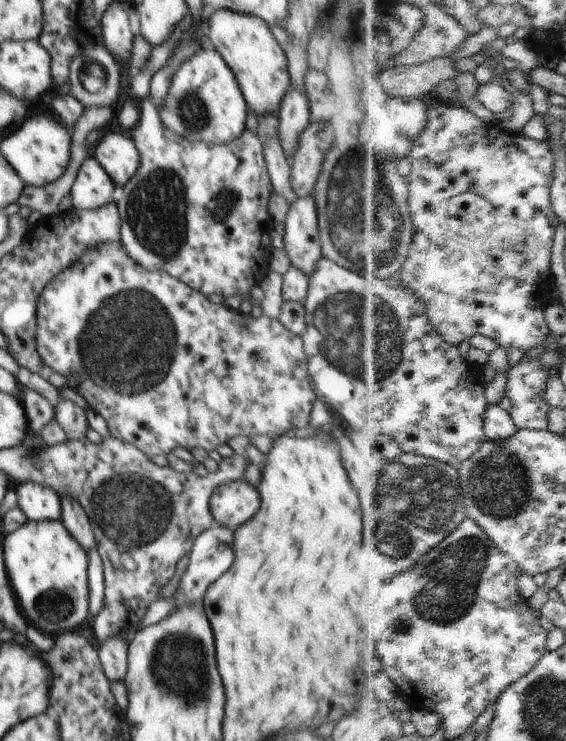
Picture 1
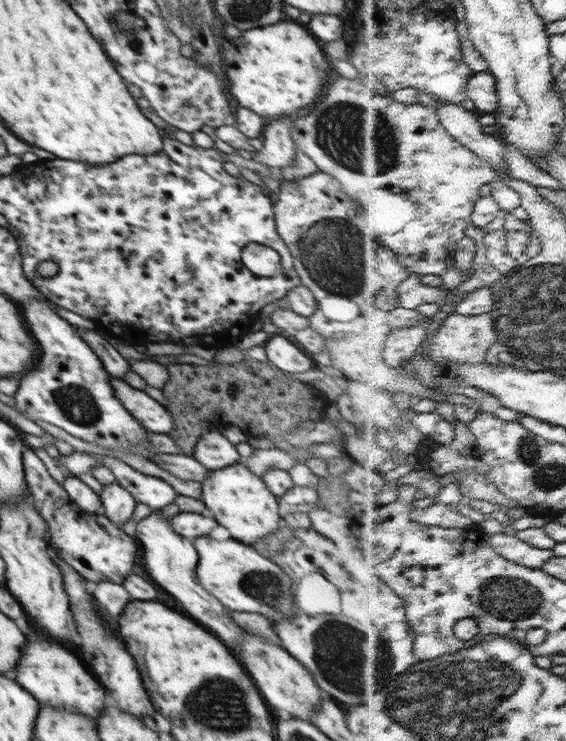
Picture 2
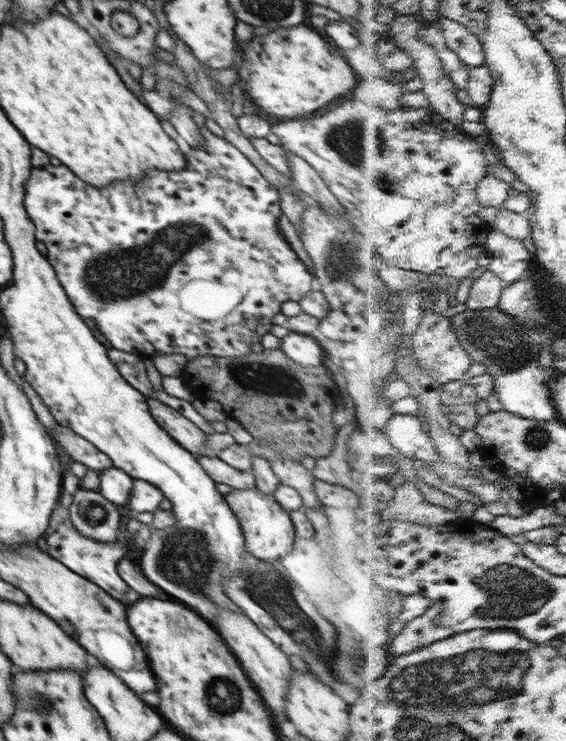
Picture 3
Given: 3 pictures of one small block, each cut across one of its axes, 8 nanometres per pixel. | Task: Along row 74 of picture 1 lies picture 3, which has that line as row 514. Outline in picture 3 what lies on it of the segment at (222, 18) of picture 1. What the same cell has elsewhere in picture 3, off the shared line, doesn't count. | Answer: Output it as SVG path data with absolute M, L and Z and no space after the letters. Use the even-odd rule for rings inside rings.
M232 489L230 494L224 495L224 500L237 516L244 533L246 550L249 555L258 560L273 562L284 558L292 552L295 543L295 528L289 511L278 504L273 495L260 493L254 489Z

